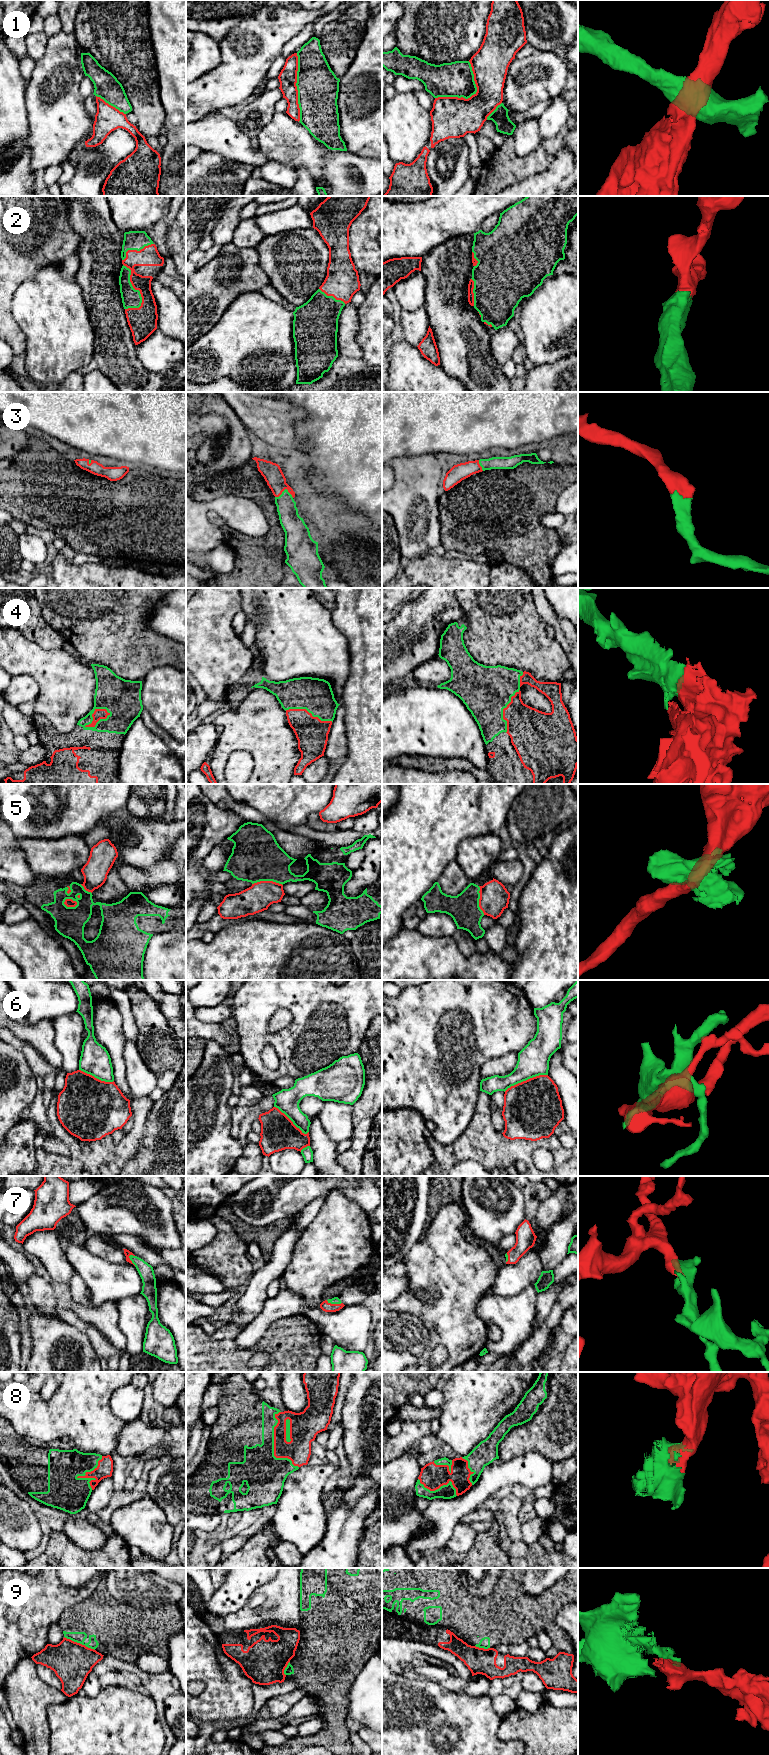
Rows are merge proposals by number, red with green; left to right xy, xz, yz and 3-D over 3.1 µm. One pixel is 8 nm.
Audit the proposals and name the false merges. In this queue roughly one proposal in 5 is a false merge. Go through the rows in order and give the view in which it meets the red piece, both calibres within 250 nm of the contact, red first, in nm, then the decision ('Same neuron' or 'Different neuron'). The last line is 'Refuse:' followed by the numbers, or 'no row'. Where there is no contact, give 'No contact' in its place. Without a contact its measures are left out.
1: Touches red in yz. Thickness 340 nm (red) against 280 nm. Different neuron
2: Touches red in xy. Thickness 180 nm (red) against 160 nm. Same neuron
3: Touches red in xz. Thickness 160 nm (red) against 160 nm. Same neuron
4: Touches red in xy. Thickness 90 nm (red) against 280 nm. Same neuron
5: Touches red in xz. Thickness 220 nm (red) against 400 nm. Different neuron
6: Touches red in yz. Thickness 460 nm (red) against 260 nm. Different neuron
7: Touches red in xz. Thickness 80 nm (red) against 60 nm. Same neuron
8: Touches red in xz. Thickness 200 nm (red) against 320 nm. Same neuron
9: Touches red in xy. Thickness 320 nm (red) against 90 nm. Different neuron
Refuse: 1, 5, 6, 9

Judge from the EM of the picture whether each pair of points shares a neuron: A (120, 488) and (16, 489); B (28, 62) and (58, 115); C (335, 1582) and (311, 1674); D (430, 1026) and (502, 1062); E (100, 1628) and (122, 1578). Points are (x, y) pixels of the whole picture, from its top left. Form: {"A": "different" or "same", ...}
{"A": "same", "B": "different", "C": "same", "D": "different", "E": "different"}

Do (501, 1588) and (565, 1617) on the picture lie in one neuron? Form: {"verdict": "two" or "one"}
{"verdict": "two"}

